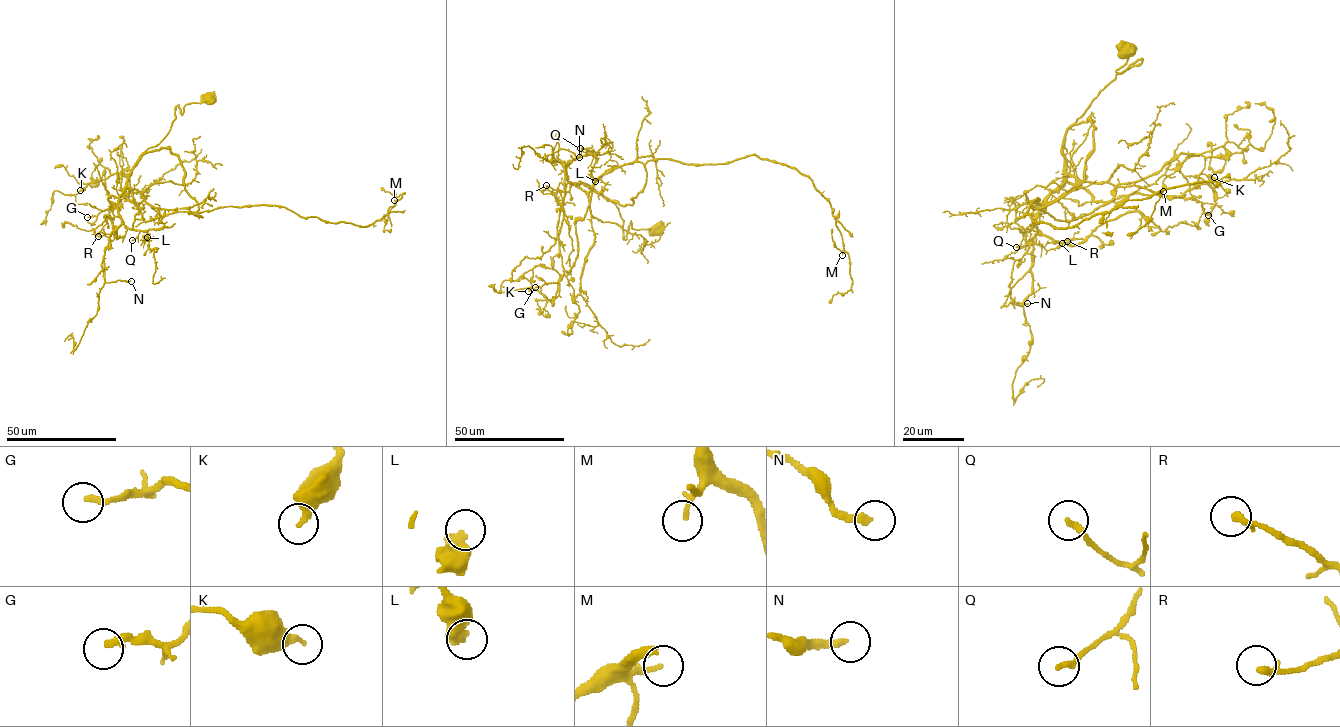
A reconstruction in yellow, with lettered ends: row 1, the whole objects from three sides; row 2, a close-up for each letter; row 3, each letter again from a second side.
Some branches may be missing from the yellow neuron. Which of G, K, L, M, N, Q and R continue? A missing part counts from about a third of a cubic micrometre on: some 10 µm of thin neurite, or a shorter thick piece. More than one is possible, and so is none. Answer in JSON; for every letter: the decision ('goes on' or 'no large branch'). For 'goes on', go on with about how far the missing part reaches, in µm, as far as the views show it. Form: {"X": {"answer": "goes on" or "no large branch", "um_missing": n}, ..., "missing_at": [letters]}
{"G": {"answer": "goes on", "um_missing": 15}, "K": {"answer": "no large branch"}, "L": {"answer": "no large branch"}, "M": {"answer": "goes on", "um_missing": 15}, "N": {"answer": "goes on", "um_missing": 60}, "Q": {"answer": "no large branch"}, "R": {"answer": "no large branch"}, "missing_at": ["G", "M", "N"]}

